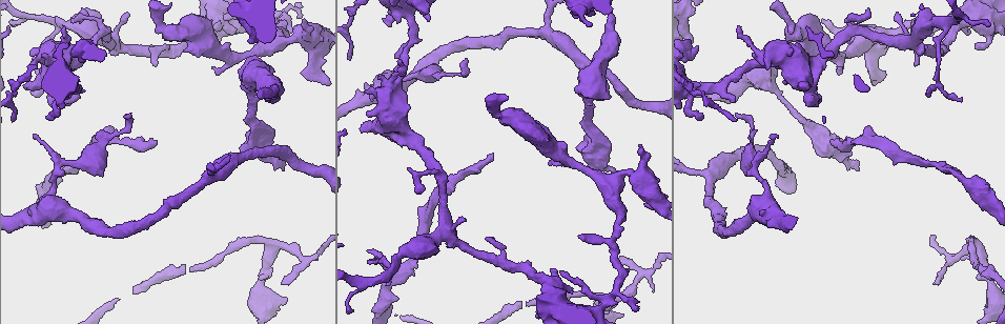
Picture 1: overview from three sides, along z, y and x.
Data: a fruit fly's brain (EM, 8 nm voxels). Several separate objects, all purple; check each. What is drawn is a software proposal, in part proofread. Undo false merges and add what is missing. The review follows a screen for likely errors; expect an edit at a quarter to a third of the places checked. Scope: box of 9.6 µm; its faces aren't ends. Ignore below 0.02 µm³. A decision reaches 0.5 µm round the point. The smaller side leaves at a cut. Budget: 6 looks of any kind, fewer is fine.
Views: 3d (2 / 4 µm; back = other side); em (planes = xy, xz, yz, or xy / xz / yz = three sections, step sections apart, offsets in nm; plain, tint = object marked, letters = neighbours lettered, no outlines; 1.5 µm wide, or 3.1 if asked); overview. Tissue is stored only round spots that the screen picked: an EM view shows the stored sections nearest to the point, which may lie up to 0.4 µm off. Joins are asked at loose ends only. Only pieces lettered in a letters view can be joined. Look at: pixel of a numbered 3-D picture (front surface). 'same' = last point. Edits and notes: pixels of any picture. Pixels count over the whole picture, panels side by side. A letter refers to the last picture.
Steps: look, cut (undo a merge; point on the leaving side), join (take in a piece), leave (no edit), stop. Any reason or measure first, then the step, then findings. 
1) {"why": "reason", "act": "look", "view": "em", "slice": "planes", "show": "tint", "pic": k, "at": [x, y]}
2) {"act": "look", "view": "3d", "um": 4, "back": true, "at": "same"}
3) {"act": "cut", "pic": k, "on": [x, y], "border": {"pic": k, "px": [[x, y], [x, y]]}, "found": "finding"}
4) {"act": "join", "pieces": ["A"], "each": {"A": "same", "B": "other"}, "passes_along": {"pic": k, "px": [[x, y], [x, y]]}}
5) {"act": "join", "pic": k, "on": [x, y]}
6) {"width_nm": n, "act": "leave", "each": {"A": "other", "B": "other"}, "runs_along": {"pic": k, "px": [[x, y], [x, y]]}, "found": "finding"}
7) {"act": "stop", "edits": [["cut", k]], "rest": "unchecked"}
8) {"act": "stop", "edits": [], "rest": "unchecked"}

{"why": "branch stops here", "act": "look", "view": "em", "slice": "planes", "show": "letters", "pic": 1, "at": [858, 169]}

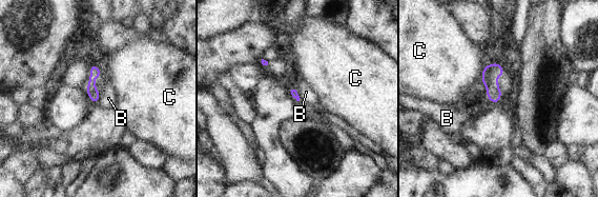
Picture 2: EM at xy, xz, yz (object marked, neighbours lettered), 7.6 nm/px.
{"longest_contact_nm": ["C", 130], "act": "leave", "each": {"B": "other", "C": "other"}, "border": {"pic": 2, "px": [[100, 93], [96, 103]]}, "found": "no lettered piece goes on from it"}

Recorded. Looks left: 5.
{"why": "closes a loop", "act": "look", "view": "em", "slice": "planes", "show": "letters", "pic": 1, "at": [592, 294]}

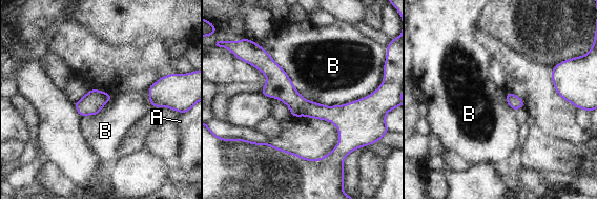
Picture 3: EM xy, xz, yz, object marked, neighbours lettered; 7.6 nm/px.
{"width_nm": 110, "act": "leave", "each": {"A": "other", "B": "other"}, "border": {"pic": 3, "px": [[261, 46], [309, 100], [375, 91]]}, "found": "continuous, no second neuron"}

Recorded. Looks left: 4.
{"act": "look", "view": "em", "slice": "planes", "show": "letters", "pic": 1, "at": [34, 135]}

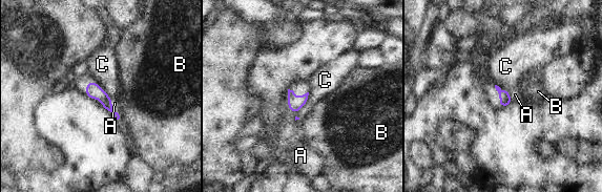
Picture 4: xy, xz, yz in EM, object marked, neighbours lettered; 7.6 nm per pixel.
{"act": "join", "pieces": ["A"], "each": {"A": "same", "B": "other", "C": "other"}, "passes_along": {"pic": 4, "px": [[105, 100], [112, 107], [115, 103]]}, "found": "the neuron continues"}

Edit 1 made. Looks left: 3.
{"act": "stop", "edits": [["join", 4]], "rest": "unchecked"}

